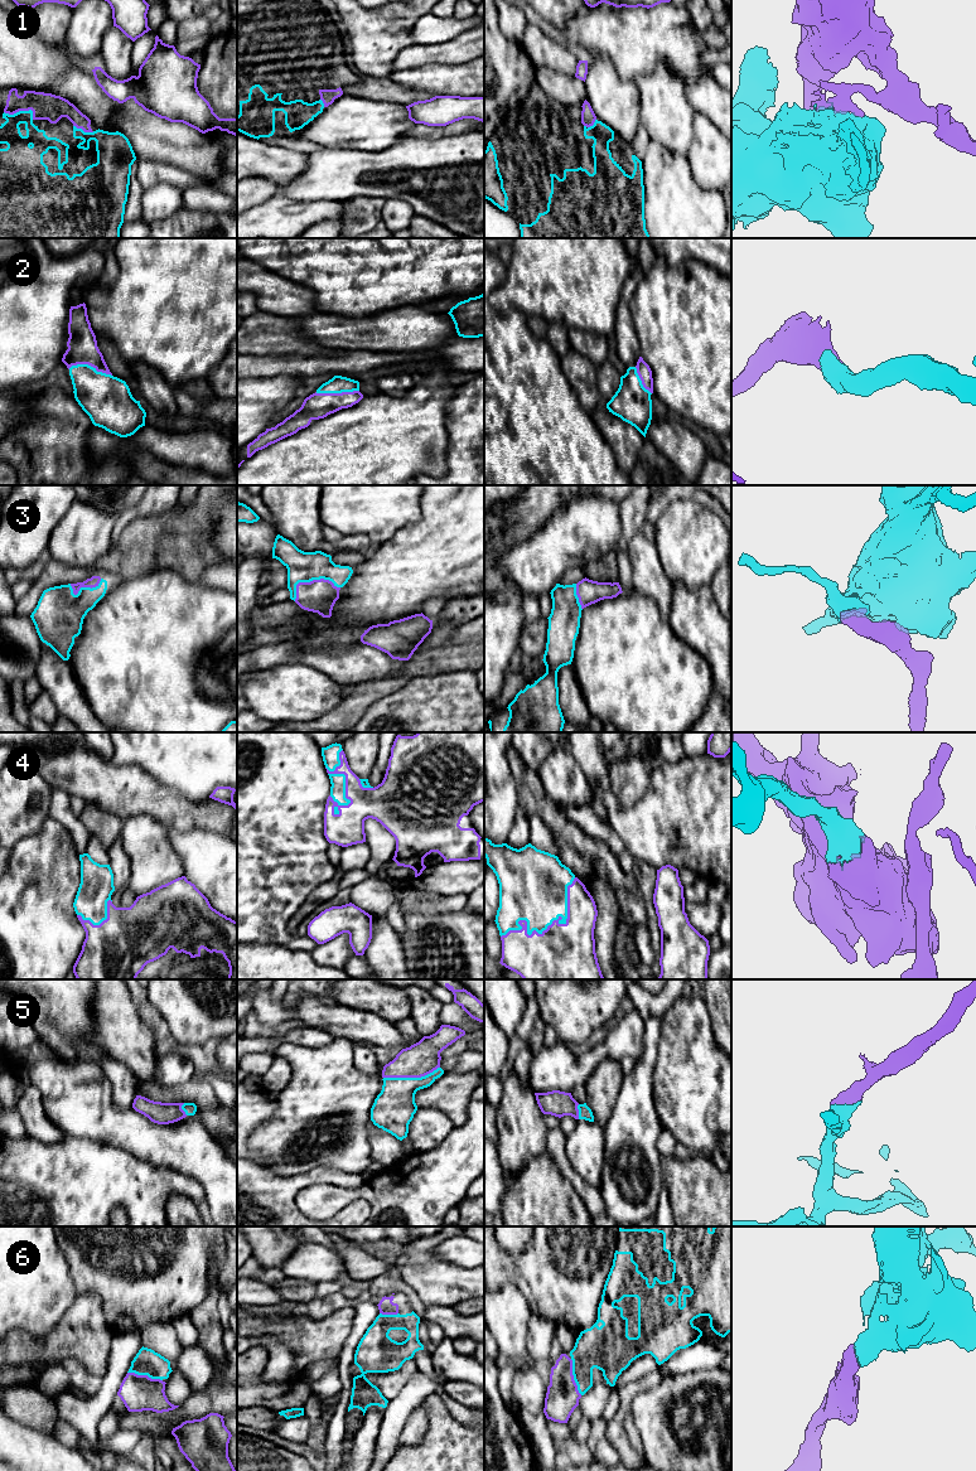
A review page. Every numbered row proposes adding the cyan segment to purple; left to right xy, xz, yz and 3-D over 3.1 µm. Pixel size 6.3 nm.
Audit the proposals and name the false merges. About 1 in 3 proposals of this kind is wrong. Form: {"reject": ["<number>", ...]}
{"reject": ["1"]}

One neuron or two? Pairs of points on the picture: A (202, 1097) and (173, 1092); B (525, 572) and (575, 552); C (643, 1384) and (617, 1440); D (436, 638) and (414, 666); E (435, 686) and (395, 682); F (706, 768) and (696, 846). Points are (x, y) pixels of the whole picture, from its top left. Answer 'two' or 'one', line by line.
A: one
B: one
C: one
D: two
E: two
F: one

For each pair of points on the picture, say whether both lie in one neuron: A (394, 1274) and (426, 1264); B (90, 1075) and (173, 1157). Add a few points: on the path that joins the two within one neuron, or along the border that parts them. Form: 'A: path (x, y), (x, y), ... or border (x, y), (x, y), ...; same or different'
A: border (400, 1271), (402, 1278); different
B: path (97, 1101), (126, 1130), (148, 1141); same

